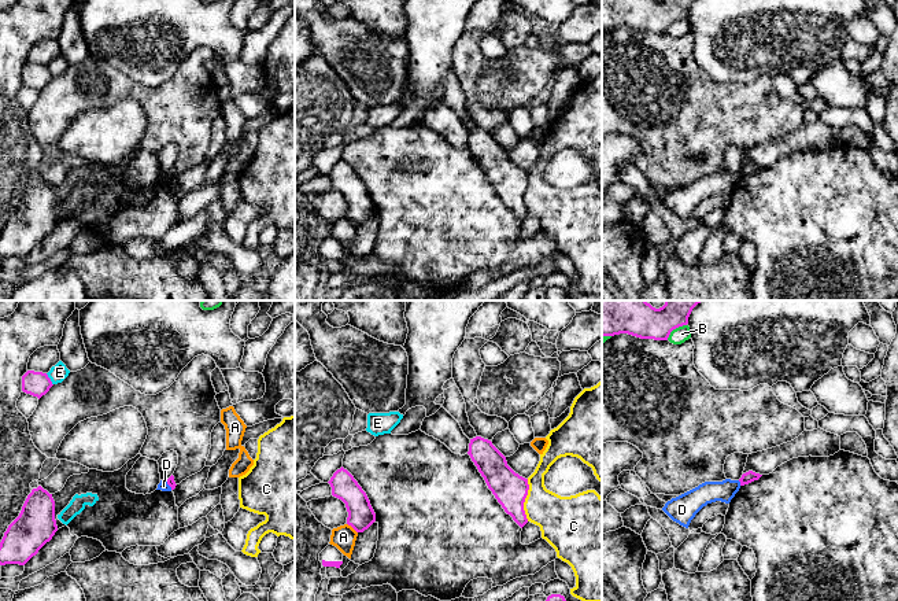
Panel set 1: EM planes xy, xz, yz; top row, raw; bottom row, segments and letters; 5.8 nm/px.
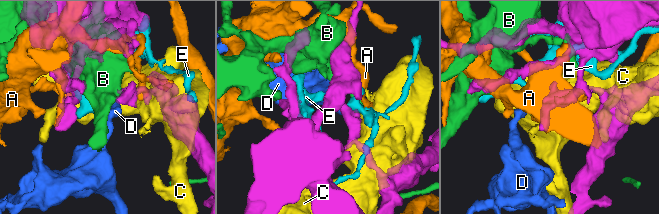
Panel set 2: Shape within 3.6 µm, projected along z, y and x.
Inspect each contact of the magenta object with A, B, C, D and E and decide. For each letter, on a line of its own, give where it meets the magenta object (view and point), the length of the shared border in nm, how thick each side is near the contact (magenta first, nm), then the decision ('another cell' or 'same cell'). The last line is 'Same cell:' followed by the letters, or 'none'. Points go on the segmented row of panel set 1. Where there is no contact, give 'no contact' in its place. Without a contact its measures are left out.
A: xz (353, 527) | 90 nm | 160/140 nm | another cell
B: yz (675, 328) | 150 nm | 220/90 nm | another cell
C: xz (524, 500) | 240 nm | 200/280 nm | another cell
D: yz (741, 483) | 40 nm | 70/130 nm | another cell
E: xy (50, 379) | 80 nm | 140/100 nm | another cell
Same cell: none

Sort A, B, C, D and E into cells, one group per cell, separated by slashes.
A / B / C / D / E

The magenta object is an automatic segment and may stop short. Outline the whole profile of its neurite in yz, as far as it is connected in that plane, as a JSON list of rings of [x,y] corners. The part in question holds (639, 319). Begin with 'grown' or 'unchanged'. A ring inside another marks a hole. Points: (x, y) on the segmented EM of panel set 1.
unchanged; [[[602,300],[602,336],[628,333],[640,339],[668,340],[670,332],[688,324],[692,309],[702,300],[665,300],[659,309],[646,300]]]

